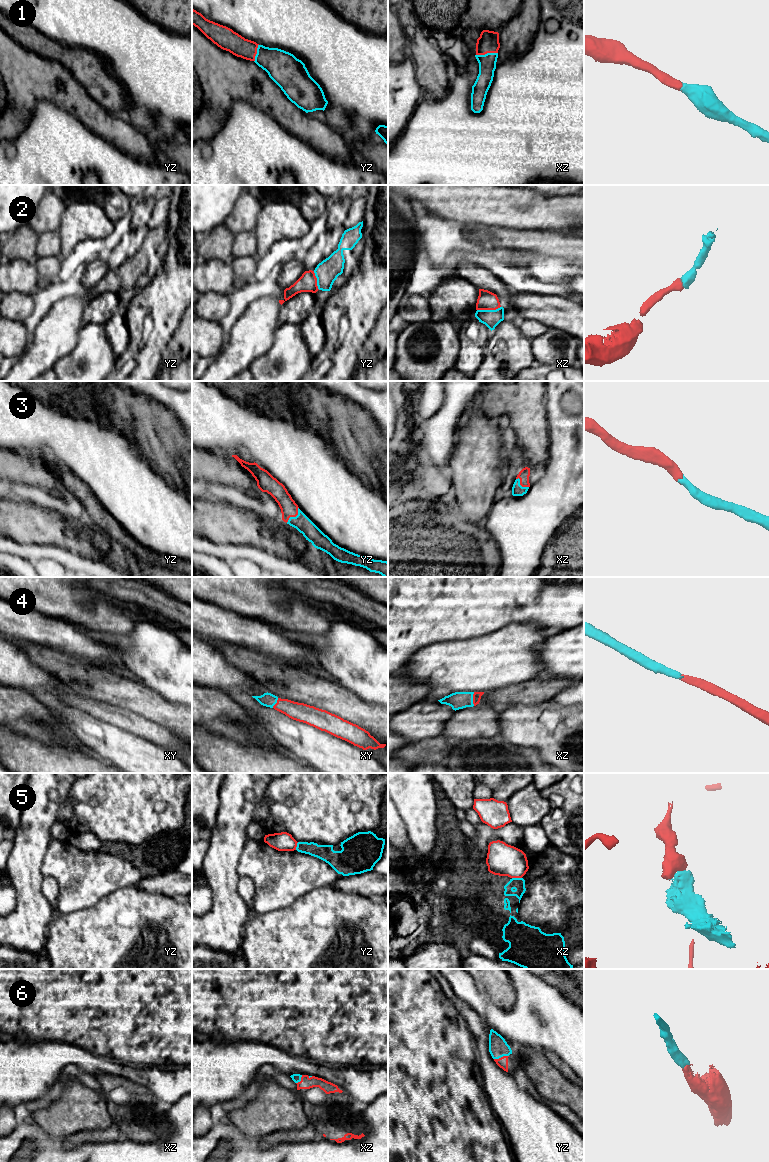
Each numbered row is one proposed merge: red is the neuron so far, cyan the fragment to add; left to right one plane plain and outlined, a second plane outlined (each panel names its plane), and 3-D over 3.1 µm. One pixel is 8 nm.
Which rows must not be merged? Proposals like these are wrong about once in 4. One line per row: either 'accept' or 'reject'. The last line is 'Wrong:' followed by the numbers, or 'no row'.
1: accept
2: accept
3: accept
4: accept
5: reject
6: accept
Wrong: 5

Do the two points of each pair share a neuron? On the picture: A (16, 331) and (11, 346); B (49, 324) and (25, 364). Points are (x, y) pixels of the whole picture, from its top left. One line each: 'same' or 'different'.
A: same
B: same

